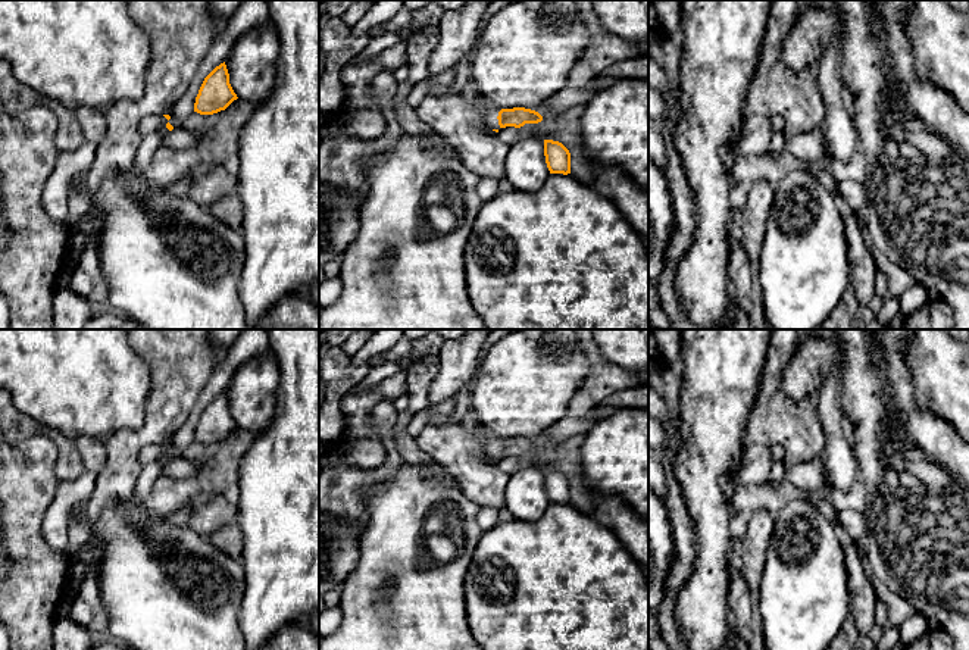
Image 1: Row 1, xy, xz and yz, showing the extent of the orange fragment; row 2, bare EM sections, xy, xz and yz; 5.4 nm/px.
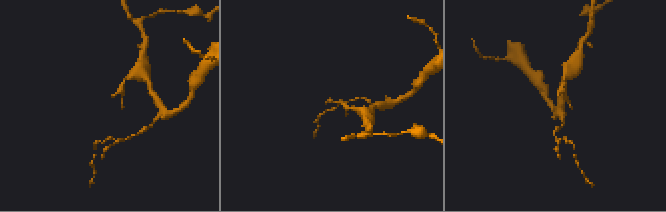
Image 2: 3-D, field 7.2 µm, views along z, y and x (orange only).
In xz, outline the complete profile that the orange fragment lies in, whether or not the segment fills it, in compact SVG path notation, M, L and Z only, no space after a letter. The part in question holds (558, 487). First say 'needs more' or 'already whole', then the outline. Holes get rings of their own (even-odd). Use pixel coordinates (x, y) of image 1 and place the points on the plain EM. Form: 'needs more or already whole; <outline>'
already whole; M544 469L544 485L550 503L571 503L571 482L562 472Z

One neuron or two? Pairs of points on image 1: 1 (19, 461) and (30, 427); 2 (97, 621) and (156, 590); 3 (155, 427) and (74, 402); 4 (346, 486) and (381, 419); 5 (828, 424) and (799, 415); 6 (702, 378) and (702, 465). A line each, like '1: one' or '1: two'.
1: two
2: two
3: two
4: one
5: two
6: one

